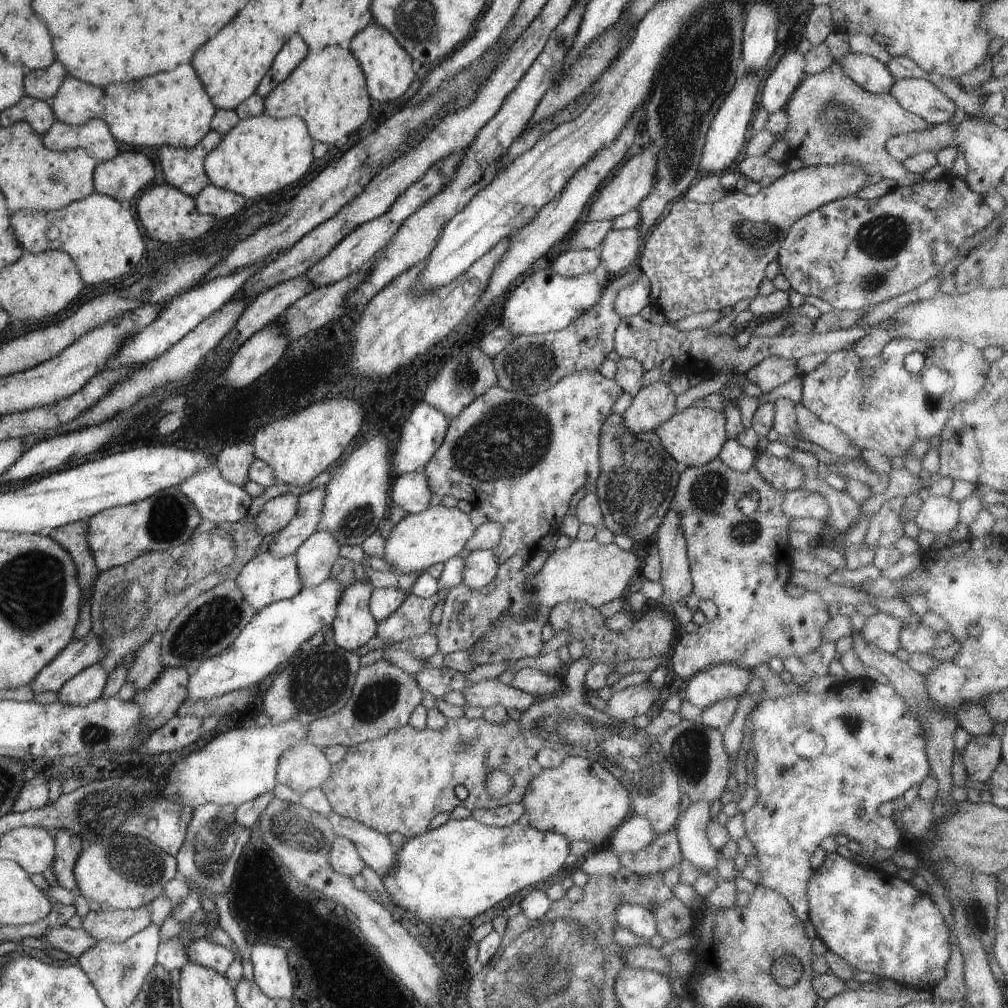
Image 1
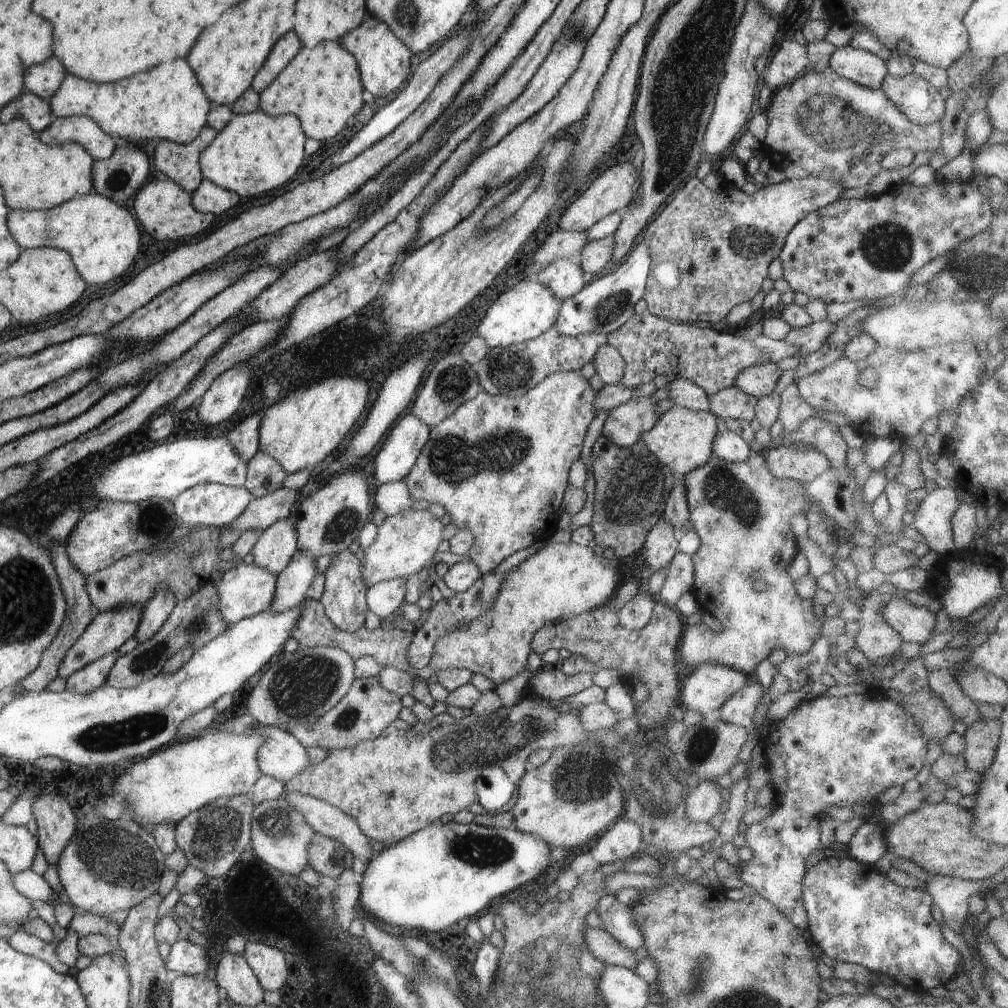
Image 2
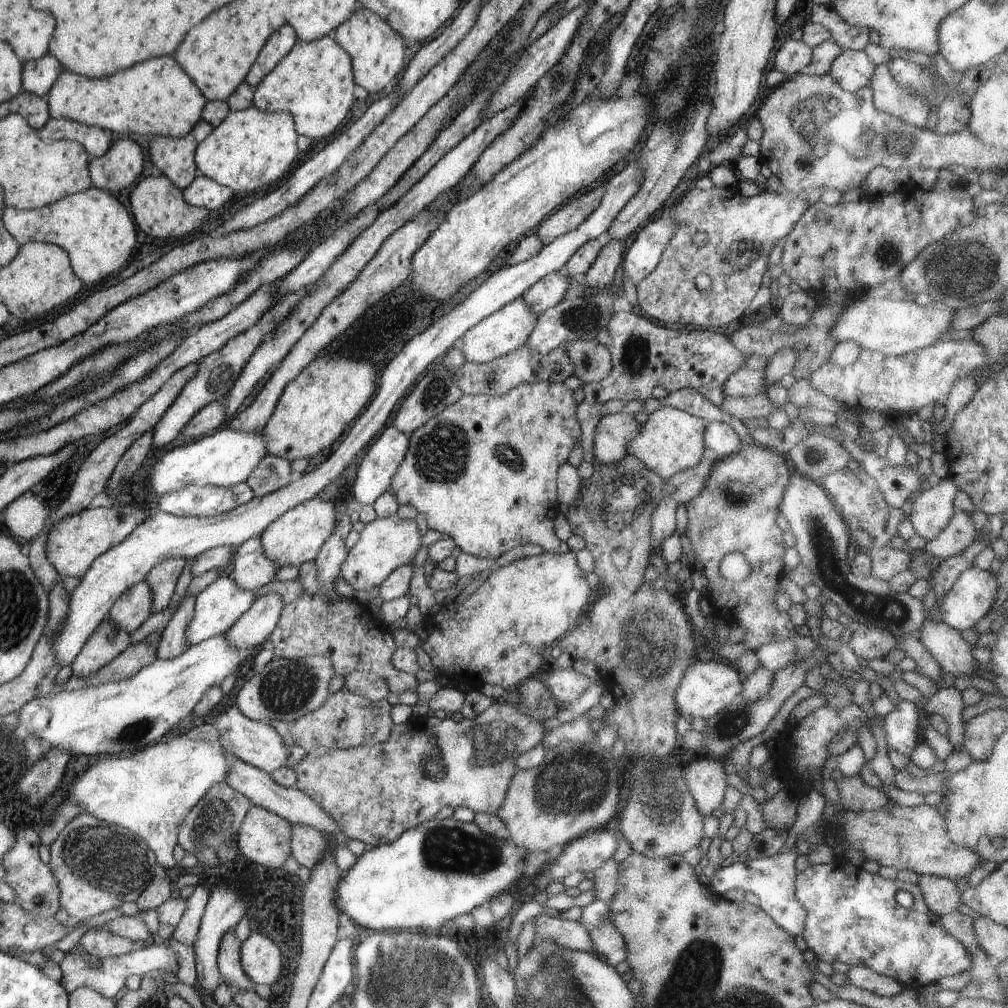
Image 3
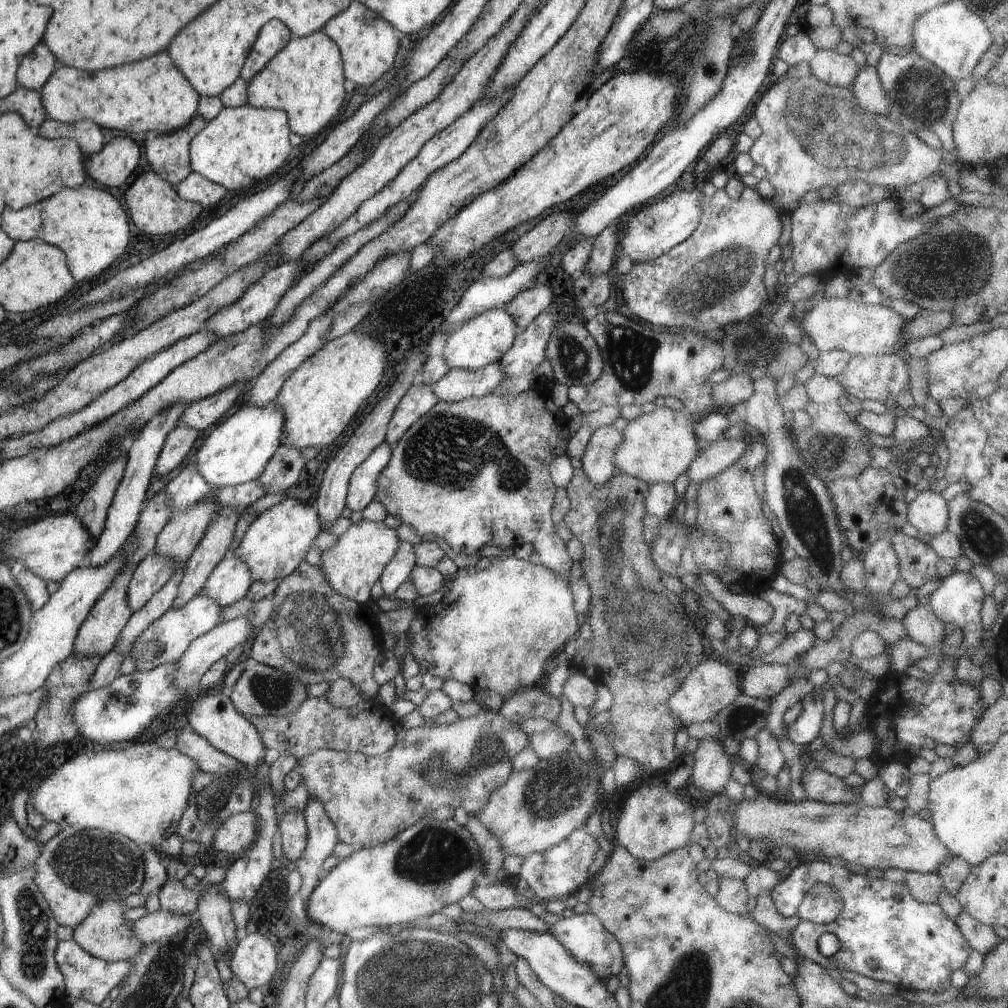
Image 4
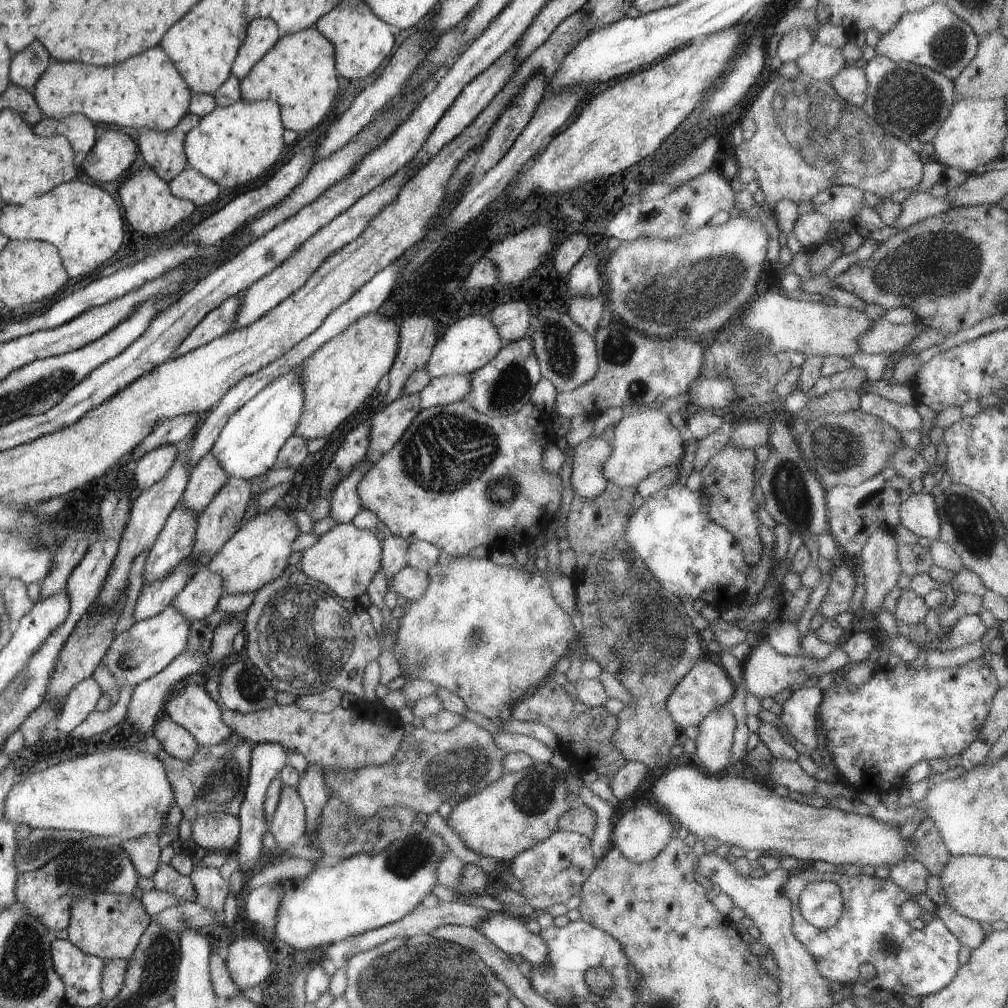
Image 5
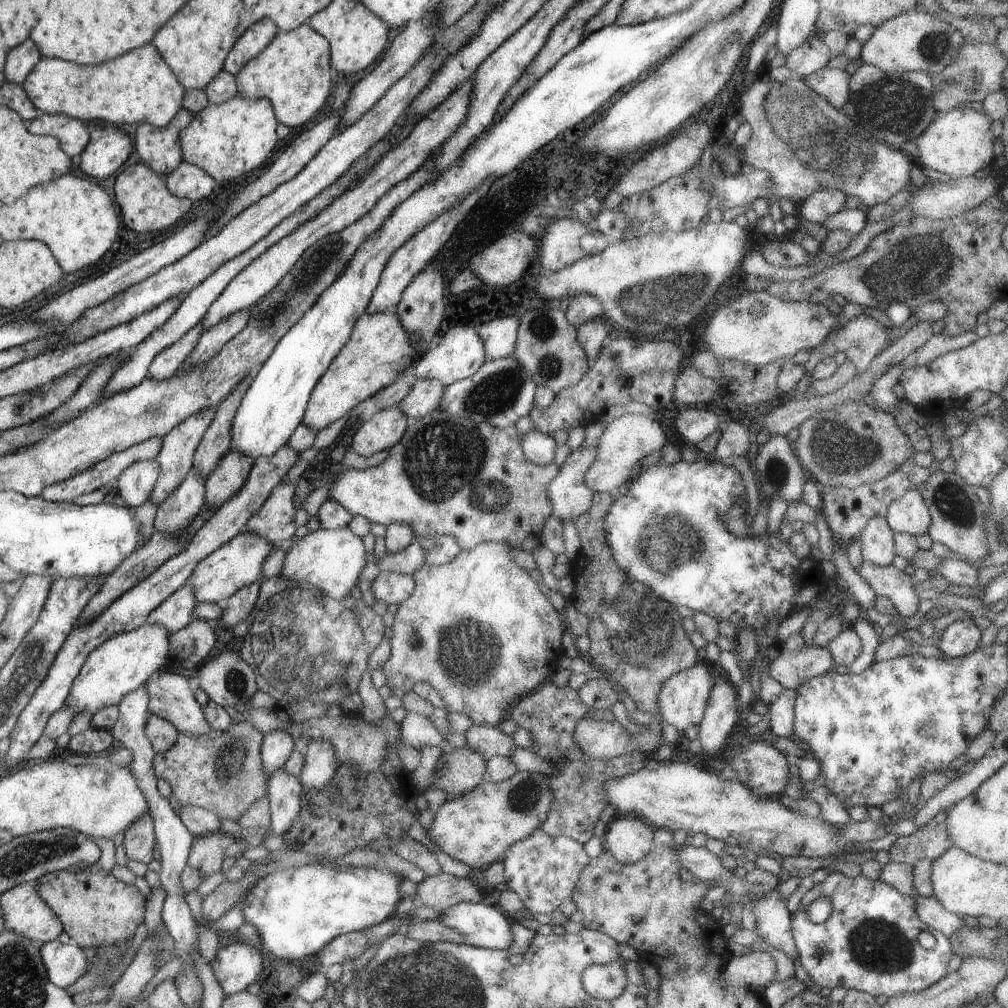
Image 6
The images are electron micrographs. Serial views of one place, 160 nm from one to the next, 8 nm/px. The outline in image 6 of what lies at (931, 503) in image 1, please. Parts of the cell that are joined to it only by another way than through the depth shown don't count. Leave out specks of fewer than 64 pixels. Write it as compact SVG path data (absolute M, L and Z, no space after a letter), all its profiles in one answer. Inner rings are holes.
M911 488L902 496L891 502L891 506L886 514L886 522L890 529L896 533L907 533L914 537L928 532L931 524L930 512L928 506L918 490Z

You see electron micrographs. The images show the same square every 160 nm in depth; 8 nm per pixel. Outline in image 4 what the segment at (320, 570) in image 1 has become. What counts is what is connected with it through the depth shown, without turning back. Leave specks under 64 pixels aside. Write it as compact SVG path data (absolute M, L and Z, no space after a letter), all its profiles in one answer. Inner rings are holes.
M247 617L222 622L207 633L196 637L179 658L179 674L175 682L185 691L198 684L204 673L214 662L227 656L238 644L246 644L253 625Z

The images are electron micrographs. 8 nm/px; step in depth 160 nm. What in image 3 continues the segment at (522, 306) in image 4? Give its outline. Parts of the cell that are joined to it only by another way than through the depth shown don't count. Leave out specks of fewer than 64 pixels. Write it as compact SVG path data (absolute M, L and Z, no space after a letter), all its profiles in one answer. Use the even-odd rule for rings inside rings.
M564 270L544 275L543 279L521 294L521 299L529 305L533 313L541 315L546 309L564 300L569 286L568 279L569 276Z

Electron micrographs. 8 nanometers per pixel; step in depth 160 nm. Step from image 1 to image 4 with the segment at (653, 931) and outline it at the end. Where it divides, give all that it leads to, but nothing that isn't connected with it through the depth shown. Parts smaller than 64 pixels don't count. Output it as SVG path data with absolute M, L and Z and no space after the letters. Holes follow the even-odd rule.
M593 913L563 917L562 920L558 920L558 922L549 926L549 933L556 937L556 940L566 950L569 950L578 962L591 967L599 979L606 981L609 976L620 974L620 970L624 966L620 943L612 933L604 928L600 919Z

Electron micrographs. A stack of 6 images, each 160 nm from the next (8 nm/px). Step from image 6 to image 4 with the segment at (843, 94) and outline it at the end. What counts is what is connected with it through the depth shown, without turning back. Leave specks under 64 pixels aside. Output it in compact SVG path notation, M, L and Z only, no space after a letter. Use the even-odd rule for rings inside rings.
M860 66L850 88L857 103L870 114L884 115L891 109L876 67Z

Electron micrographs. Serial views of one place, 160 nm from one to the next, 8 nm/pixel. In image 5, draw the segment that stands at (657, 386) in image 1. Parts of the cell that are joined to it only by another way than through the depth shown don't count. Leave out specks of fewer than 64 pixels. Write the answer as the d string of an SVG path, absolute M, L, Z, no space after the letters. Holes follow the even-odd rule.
M590 436L574 447L573 474L570 484L575 496L578 495L582 499L592 501L606 490L609 482L604 478L602 467L612 450L612 444L608 440L602 439L601 436Z

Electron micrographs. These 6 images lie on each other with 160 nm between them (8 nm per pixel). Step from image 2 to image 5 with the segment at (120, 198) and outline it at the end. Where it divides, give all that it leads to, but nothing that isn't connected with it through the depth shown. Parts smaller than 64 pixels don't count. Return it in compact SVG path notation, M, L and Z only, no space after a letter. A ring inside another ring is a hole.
M106 130L91 152L81 158L82 173L98 185L116 180L136 160L136 145L128 134Z

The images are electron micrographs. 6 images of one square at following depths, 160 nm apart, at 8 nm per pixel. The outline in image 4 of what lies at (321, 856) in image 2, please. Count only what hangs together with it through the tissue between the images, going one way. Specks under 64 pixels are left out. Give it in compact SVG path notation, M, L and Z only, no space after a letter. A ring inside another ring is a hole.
M289 810L282 814L277 823L277 830L282 836L282 850L291 861L302 856L306 846L308 827L301 810Z

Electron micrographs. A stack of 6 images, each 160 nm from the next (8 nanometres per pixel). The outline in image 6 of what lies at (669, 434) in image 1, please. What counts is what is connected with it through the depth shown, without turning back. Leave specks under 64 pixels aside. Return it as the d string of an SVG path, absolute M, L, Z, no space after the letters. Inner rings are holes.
M625 412L604 428L597 446L596 460L588 468L584 482L590 486L590 490L594 493L608 492L608 494L616 494L619 486L630 480L631 471L638 463L650 456L652 452L658 452L660 448L666 446L666 442L669 440L664 431L665 429L662 428L658 420L651 417Z

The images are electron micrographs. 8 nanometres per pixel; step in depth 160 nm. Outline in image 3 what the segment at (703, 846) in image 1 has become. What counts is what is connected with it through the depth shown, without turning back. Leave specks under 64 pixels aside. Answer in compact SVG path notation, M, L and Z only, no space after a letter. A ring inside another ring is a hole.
M702 757L690 763L685 771L685 781L694 804L704 816L720 809L727 783L724 760Z

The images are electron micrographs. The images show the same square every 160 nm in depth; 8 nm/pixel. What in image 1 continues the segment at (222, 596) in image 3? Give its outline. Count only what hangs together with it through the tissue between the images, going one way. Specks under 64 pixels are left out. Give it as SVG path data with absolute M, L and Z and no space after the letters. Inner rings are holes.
M270 551L256 555L250 562L247 562L243 566L242 572L236 577L235 583L240 587L246 604L249 604L256 610L260 610L266 605L271 605L273 602L292 598L303 588L295 554L283 559L276 559Z

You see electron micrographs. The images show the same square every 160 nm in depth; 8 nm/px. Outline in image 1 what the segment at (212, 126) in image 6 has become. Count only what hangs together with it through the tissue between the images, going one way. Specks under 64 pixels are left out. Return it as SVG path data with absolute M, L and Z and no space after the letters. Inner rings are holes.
M264 112L255 117L239 120L238 124L223 137L224 142L220 141L220 144L211 150L212 158L208 158L207 177L212 178L212 185L242 195L246 200L256 200L260 196L266 196L296 184L300 178L304 178L310 164L314 162L314 156L312 156L314 142L307 124L304 124L304 119L300 117L275 119Z

